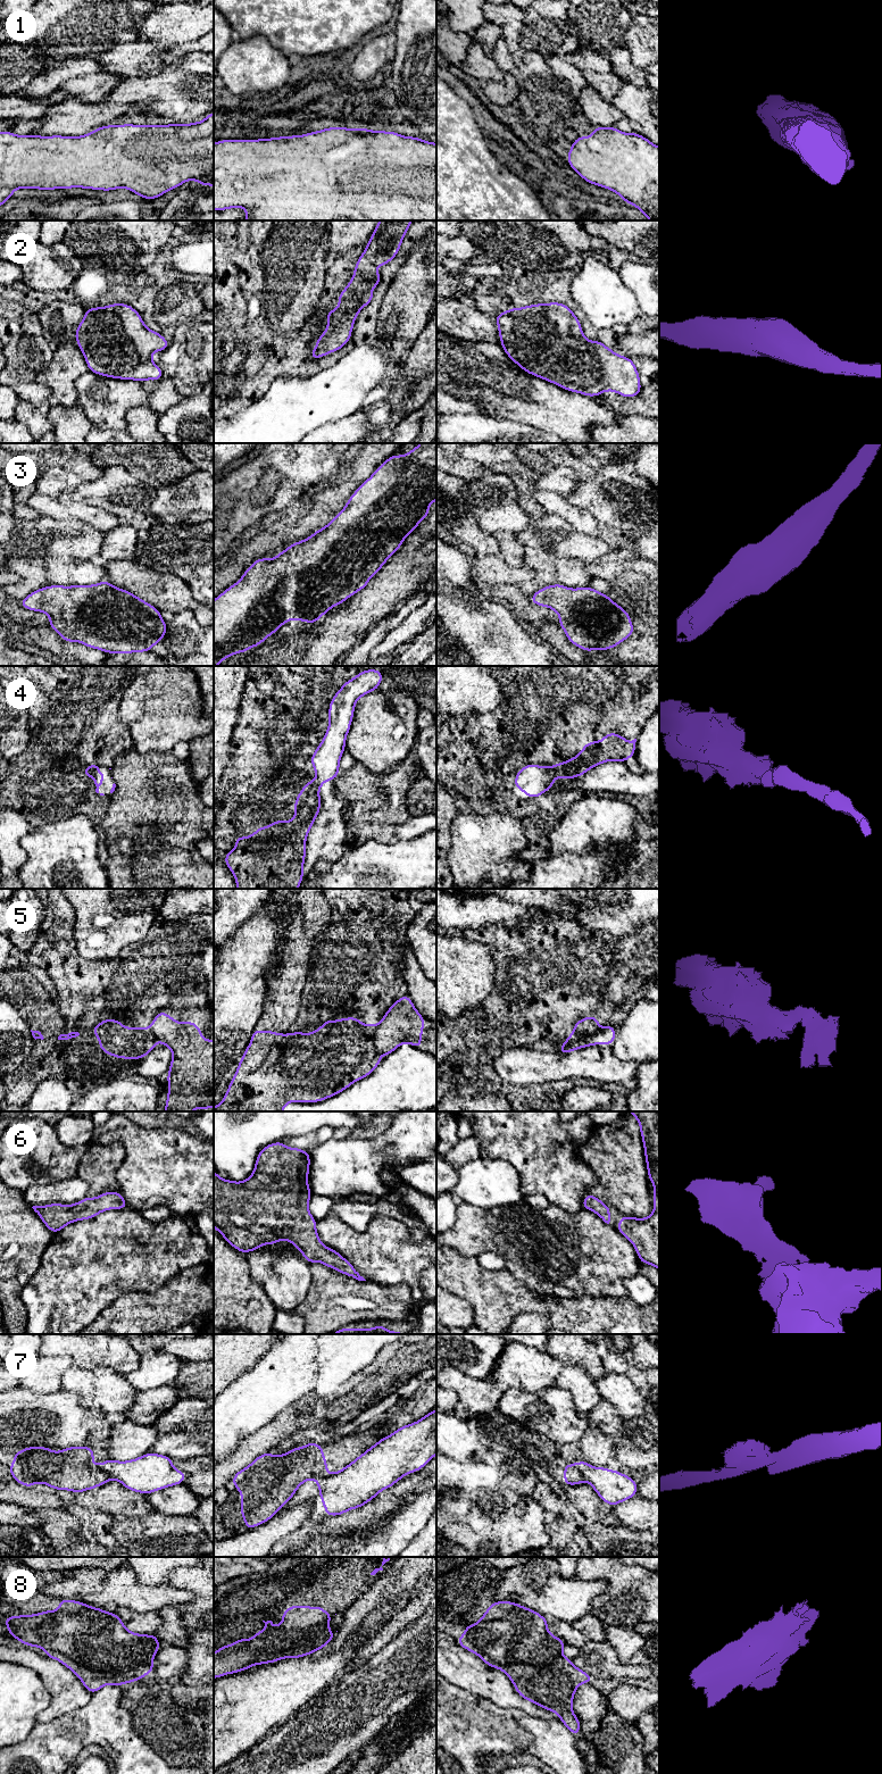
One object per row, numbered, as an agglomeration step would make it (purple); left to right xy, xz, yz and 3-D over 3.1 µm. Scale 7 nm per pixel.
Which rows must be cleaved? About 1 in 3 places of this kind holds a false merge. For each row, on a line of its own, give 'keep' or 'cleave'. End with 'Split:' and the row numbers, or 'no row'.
1: keep
2: keep
3: keep
4: cleave
5: cleave
6: keep
7: cleave
8: keep
Split: 4, 5, 7

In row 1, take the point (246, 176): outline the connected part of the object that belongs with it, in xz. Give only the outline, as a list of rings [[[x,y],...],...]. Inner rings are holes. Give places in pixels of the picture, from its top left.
[[[327,127],[303,135],[261,140],[219,140],[214,143],[214,210],[231,208],[246,208],[246,220],[436,220],[436,143],[367,127]]]

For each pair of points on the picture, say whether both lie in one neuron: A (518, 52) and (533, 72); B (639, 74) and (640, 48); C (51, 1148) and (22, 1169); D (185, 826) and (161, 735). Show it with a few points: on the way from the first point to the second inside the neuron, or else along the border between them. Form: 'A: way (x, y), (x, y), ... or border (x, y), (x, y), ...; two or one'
A: border (525, 51), (519, 66); two
B: border (625, 47), (630, 61), (643, 69); two
C: way (43, 1156), (30, 1171); one
D: border (168, 750), (139, 751); two

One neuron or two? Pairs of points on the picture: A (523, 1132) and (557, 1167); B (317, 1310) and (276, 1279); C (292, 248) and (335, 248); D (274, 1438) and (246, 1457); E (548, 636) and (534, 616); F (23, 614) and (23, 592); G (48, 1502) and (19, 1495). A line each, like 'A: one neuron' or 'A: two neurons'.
A: one neuron
B: two neurons
C: two neurons
D: one neuron
E: two neurons
F: two neurons
G: one neuron

